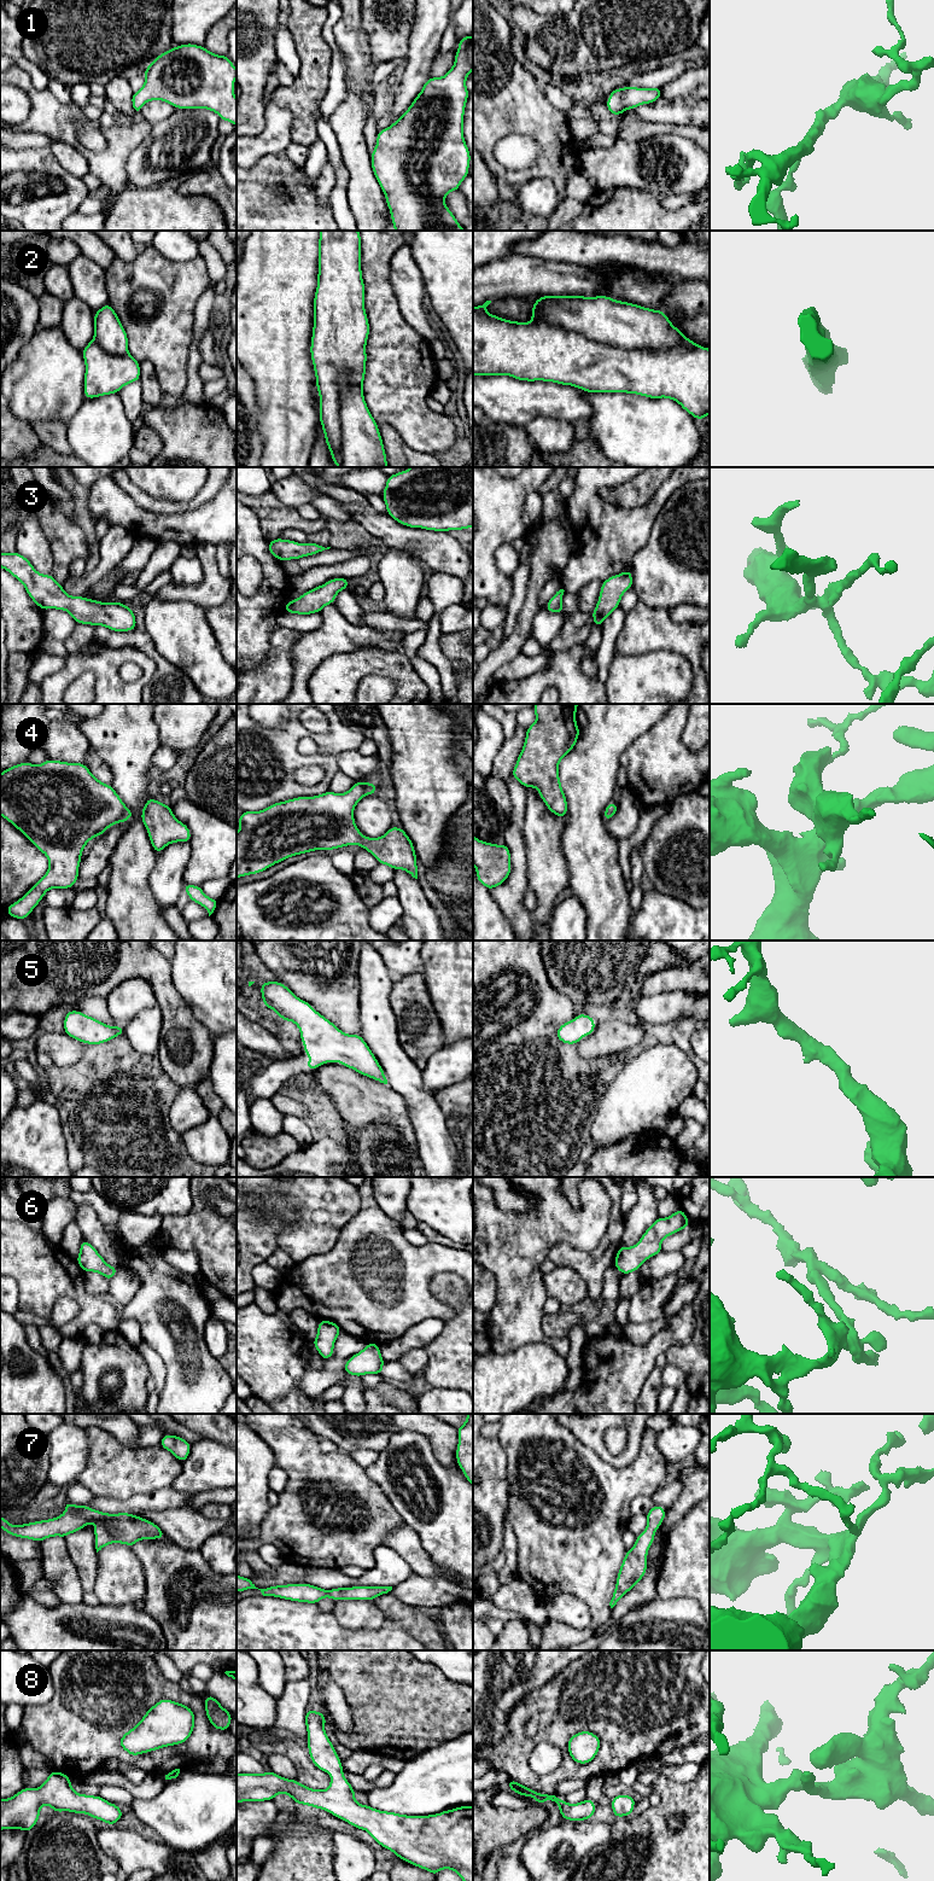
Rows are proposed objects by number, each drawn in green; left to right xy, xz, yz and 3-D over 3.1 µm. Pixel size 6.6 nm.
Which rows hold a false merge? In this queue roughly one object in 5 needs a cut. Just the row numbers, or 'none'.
2

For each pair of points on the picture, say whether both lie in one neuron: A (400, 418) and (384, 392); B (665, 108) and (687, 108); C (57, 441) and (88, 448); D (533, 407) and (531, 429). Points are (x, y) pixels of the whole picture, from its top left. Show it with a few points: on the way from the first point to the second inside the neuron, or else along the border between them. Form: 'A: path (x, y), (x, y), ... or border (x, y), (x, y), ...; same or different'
A: path (400, 412), (400, 408), (390, 399); same
B: path (670, 108), (682, 108); same
C: border (65, 424), (68, 442), (73, 454); different
D: border (561, 420), (535, 417), (524, 426); different

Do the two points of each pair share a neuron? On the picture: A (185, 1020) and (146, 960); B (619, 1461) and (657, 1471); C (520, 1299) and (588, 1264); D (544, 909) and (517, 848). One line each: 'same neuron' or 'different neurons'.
A: same neuron
B: different neurons
C: different neurons
D: different neurons

